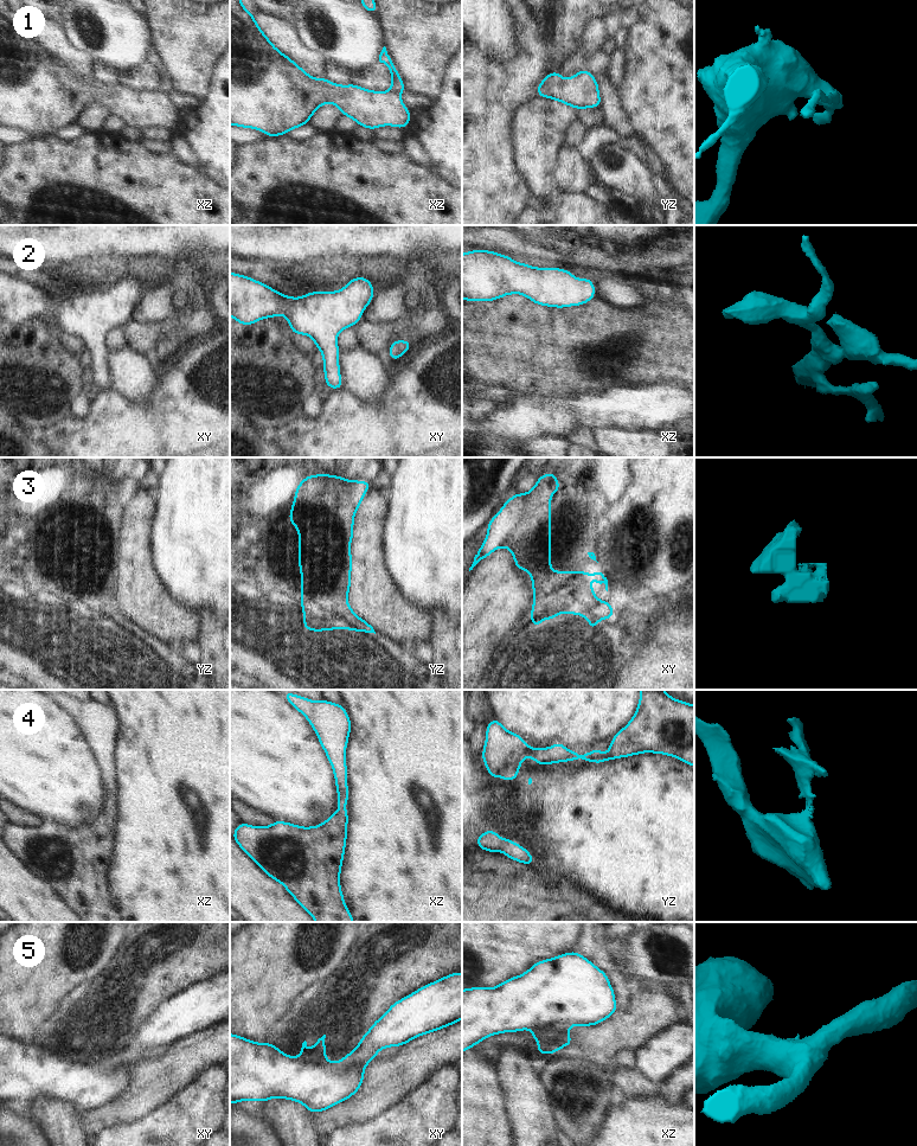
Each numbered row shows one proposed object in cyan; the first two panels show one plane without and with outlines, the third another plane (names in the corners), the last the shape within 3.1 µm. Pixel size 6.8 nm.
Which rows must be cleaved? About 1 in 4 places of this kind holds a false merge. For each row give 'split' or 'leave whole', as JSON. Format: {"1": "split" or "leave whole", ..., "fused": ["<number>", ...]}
{"1": "leave whole", "2": "leave whole", "3": "split", "4": "leave whole", "5": "leave whole", "fused": ["3"]}

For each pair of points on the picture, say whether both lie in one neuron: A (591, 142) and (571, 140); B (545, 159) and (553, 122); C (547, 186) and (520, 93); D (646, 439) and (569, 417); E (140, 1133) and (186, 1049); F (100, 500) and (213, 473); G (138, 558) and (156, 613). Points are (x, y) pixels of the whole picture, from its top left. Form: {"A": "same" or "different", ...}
{"A": "different", "B": "same", "C": "different", "D": "different", "E": "different", "F": "different", "G": "same"}

